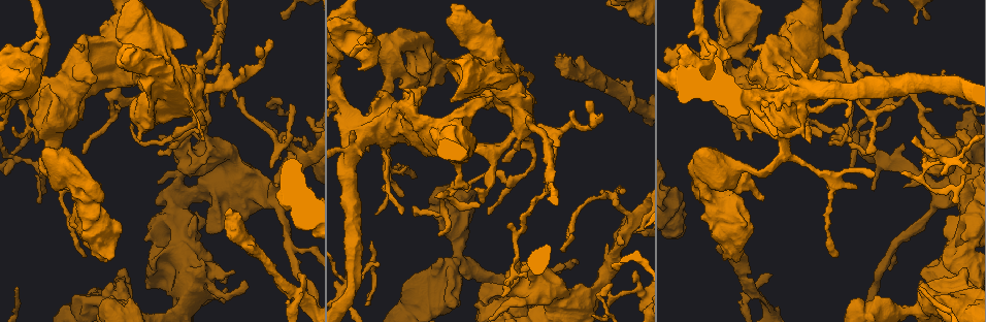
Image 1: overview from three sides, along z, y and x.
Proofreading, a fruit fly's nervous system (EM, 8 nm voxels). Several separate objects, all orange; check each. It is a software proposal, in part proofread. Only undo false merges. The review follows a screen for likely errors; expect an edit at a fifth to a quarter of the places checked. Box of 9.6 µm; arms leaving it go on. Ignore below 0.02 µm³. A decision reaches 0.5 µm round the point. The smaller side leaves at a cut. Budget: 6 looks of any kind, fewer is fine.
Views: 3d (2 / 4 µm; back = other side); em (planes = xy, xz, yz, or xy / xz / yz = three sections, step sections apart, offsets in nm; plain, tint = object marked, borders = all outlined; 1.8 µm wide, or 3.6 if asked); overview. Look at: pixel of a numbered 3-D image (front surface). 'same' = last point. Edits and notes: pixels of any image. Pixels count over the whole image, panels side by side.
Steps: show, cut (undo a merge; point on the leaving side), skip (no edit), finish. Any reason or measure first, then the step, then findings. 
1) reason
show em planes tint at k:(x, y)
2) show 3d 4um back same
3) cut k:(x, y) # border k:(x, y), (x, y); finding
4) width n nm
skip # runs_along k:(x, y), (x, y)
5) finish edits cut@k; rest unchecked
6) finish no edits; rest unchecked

a fork
show em 3.6um xz step 8 tint at 1:(364, 52)

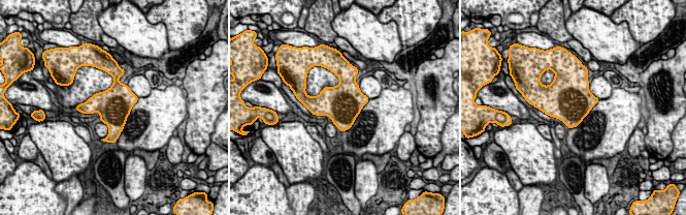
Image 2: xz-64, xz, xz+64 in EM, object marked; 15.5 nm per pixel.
width 550 nm
skip # all the same cell

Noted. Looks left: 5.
calibre changes
show em planes plain at 1:(349, 109)

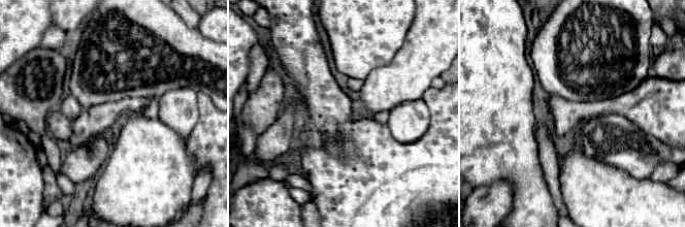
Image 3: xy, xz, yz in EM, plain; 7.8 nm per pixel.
show em planes tint same

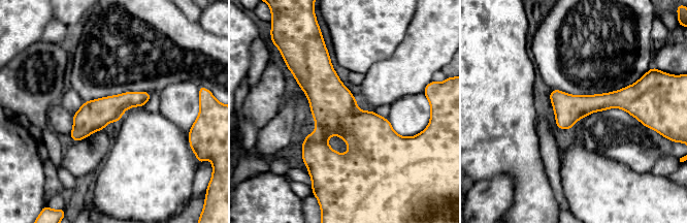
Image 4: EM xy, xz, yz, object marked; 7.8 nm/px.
skip # continuous, no second cell

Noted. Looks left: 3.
closes a loop
show 3d 4um back at 1:(148, 98)

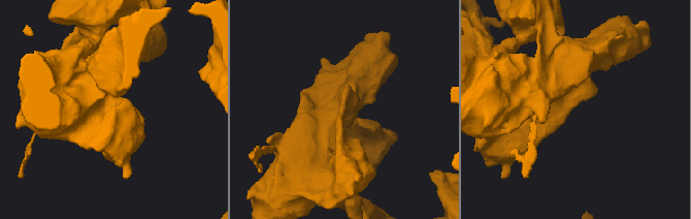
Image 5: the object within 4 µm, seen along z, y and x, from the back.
need the tissue
show em yz step 8 tint at 5:(339, 109)

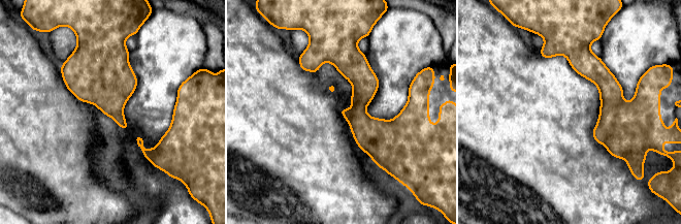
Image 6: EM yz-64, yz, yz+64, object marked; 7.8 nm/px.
skip # continuous, no second cell

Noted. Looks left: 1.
finish no edits; rest unchecked

